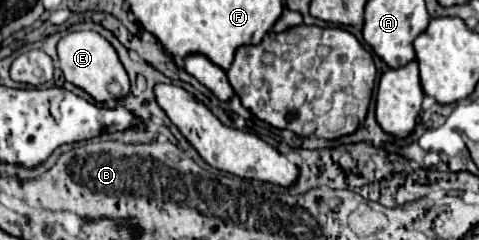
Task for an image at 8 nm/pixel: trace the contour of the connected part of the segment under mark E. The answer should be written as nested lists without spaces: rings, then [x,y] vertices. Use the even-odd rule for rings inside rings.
[[[86,30],[86,32],[66,34],[58,42],[58,58],[60,58],[60,70],[64,72],[64,78],[74,86],[82,88],[84,92],[88,92],[96,102],[104,102],[108,98],[118,98],[128,94],[130,88],[128,74],[112,44],[98,32]]]

